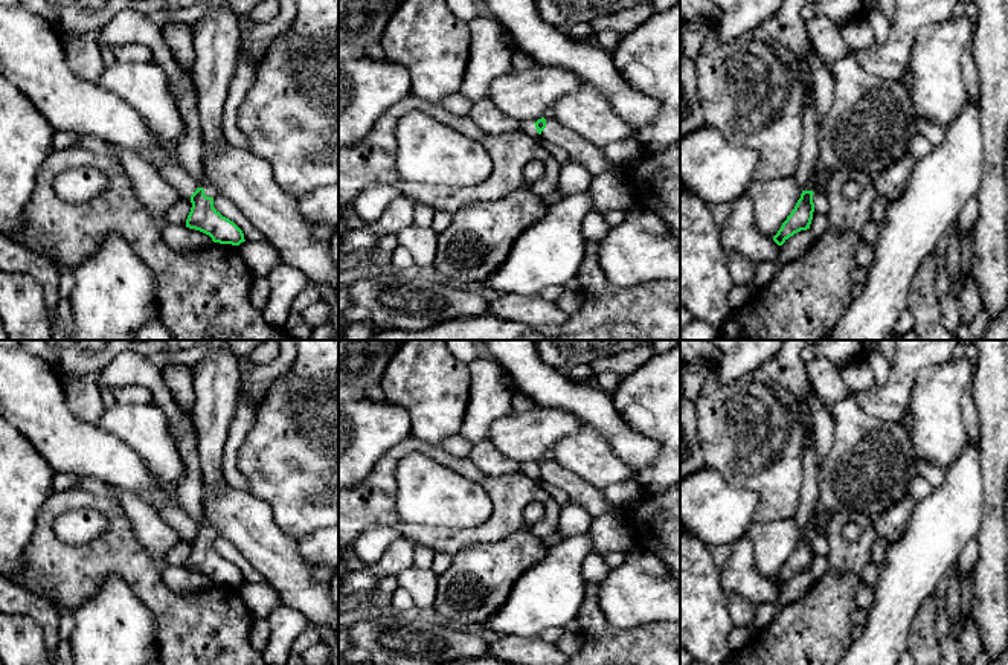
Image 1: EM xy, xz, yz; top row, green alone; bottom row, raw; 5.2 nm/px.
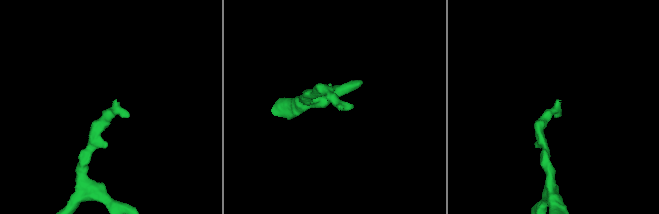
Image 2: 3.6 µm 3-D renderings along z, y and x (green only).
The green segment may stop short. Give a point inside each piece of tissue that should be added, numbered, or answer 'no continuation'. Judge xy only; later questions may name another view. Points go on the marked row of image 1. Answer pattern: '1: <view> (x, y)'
1: xy (209, 188)

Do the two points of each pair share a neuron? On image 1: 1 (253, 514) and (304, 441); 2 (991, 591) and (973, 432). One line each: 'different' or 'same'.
1: different
2: different

